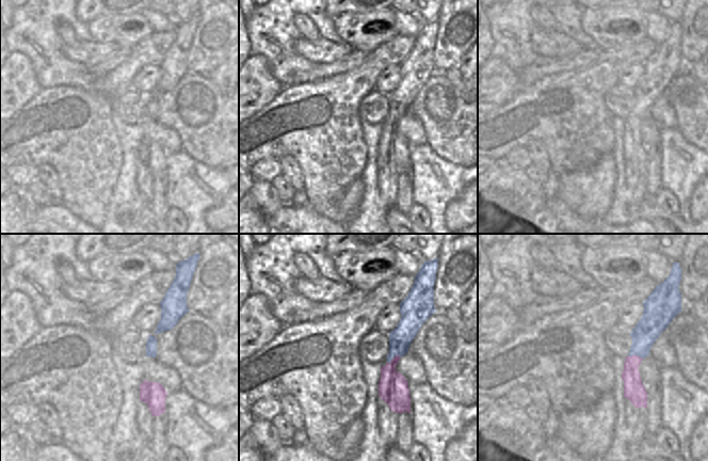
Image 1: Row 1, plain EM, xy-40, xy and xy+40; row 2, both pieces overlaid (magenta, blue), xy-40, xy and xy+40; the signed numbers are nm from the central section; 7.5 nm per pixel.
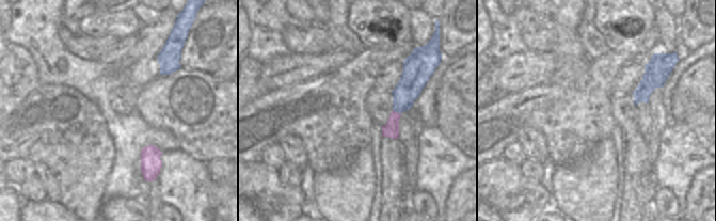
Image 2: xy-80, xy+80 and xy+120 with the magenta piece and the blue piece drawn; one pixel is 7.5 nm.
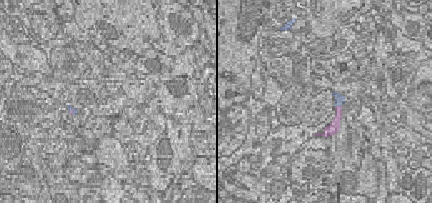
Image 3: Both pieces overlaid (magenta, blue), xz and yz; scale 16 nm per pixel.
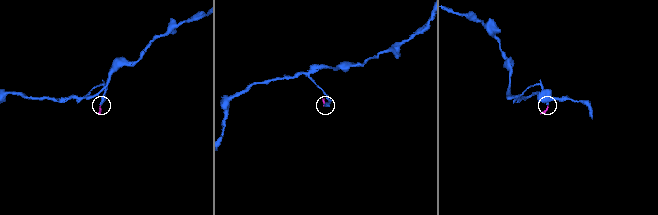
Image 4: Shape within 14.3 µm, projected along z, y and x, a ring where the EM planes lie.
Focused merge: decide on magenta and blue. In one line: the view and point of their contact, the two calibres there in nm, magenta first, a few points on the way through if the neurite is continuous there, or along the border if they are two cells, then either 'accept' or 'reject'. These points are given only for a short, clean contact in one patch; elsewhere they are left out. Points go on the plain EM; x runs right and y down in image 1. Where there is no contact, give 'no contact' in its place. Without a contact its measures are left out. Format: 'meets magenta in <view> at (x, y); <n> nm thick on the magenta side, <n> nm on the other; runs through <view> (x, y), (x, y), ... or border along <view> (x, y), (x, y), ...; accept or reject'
meets magenta in xy at (393, 118); 220 nm thick on the magenta side, 170 nm on the other; border along xy (401, 117), (396, 116), (387, 124); reject

